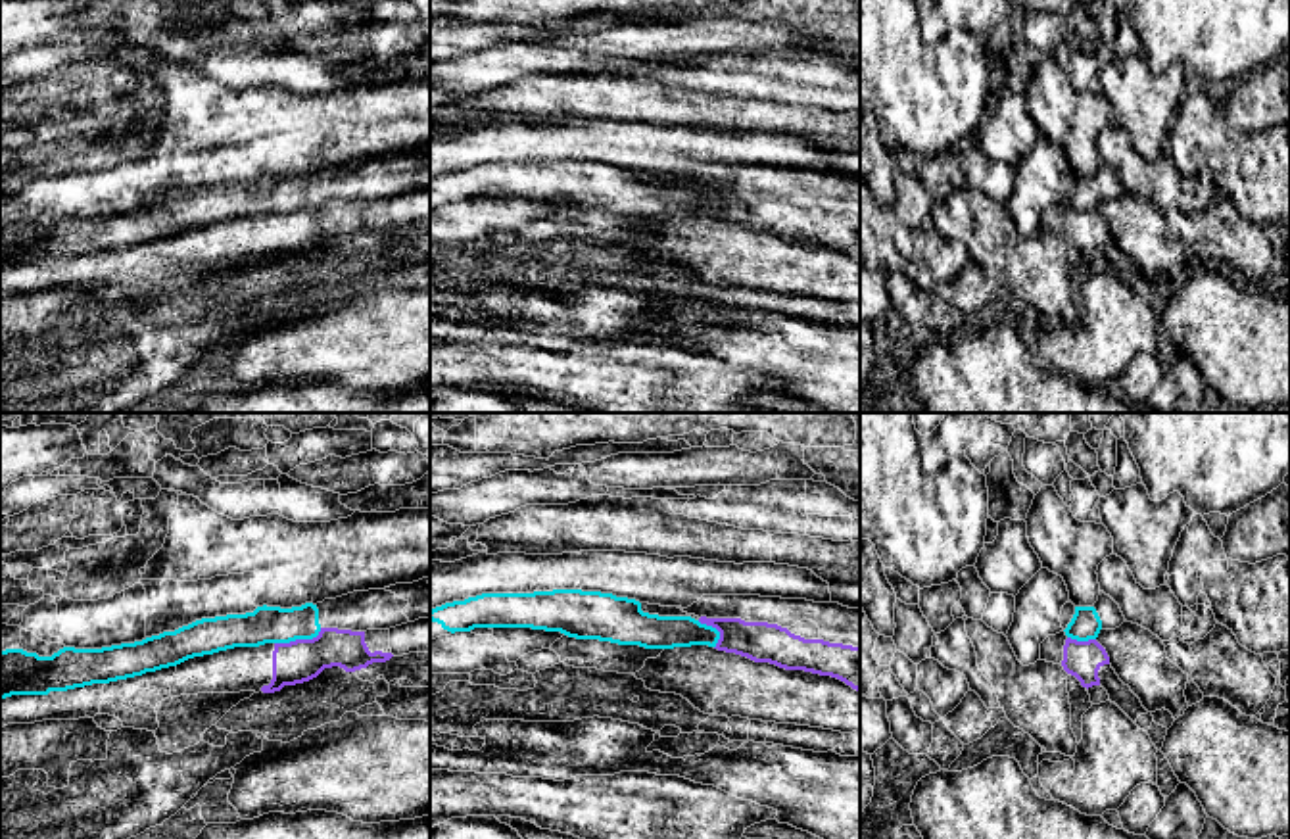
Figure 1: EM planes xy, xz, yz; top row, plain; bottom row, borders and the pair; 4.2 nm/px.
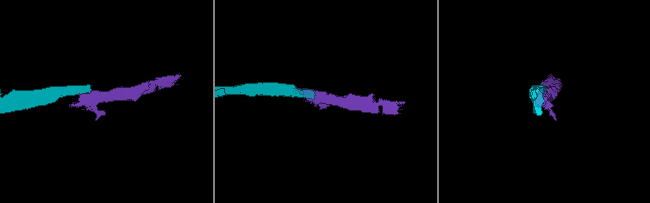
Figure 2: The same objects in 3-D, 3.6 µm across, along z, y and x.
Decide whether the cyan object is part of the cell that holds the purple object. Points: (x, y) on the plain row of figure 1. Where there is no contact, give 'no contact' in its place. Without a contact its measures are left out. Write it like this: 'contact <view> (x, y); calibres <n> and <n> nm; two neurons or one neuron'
contact xy (298, 210); calibres 180 and 160 nm; two neurons

